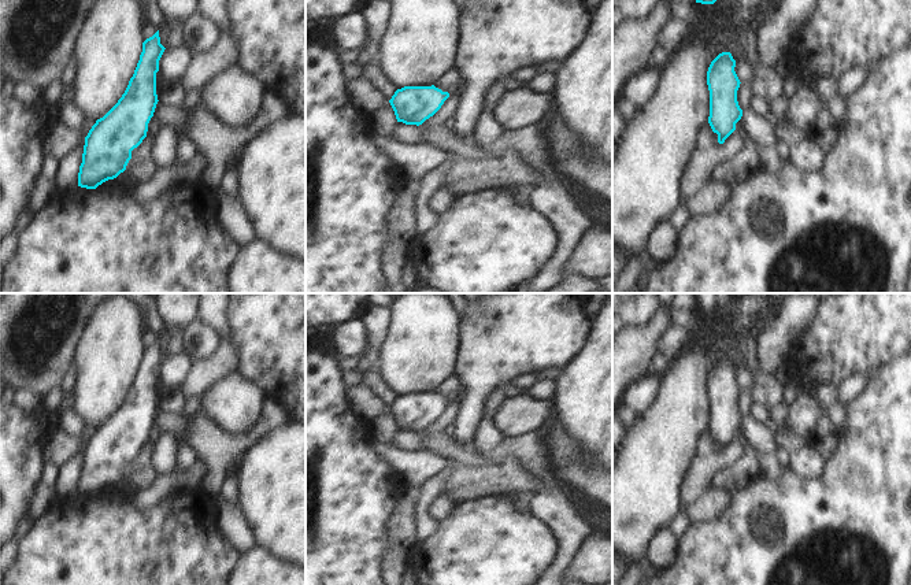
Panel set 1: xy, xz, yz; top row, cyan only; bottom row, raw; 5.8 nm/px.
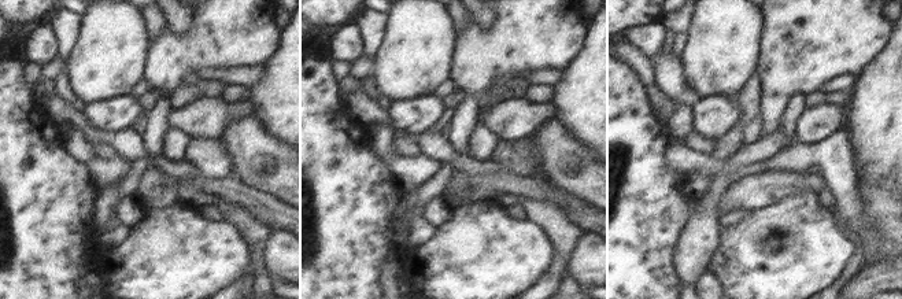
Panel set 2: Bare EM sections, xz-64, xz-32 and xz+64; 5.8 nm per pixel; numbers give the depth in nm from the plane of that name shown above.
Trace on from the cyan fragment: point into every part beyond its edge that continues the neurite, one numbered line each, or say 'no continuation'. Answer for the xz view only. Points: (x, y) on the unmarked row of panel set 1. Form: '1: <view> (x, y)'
no continuation

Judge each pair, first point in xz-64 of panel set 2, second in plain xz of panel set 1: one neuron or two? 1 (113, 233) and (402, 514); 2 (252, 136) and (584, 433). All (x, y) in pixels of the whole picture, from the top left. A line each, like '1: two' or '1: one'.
1: two
2: two

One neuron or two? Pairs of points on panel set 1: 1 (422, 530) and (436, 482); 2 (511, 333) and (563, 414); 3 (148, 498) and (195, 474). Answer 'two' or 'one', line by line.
1: one
2: two
3: one

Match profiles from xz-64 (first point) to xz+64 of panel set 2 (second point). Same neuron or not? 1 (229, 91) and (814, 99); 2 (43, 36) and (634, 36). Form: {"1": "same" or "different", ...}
{"1": "same", "2": "same"}

